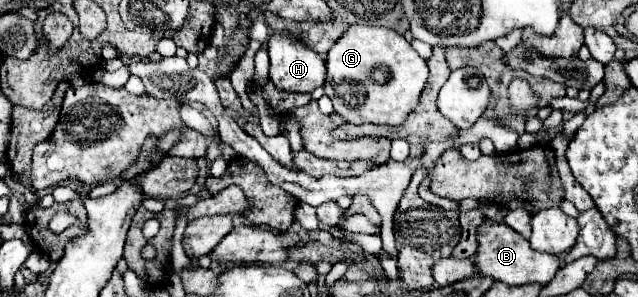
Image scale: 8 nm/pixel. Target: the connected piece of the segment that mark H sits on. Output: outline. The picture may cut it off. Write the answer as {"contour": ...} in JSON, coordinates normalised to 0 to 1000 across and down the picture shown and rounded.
{"contour":[[[428,114],[418,135],[418,168],[425,195],[425,229],[422,229],[422,269],[434,290],[434,303],[444,310],[491,310],[494,296],[506,290],[509,276],[509,202],[478,162],[466,128],[450,121],[450,114]]]}

